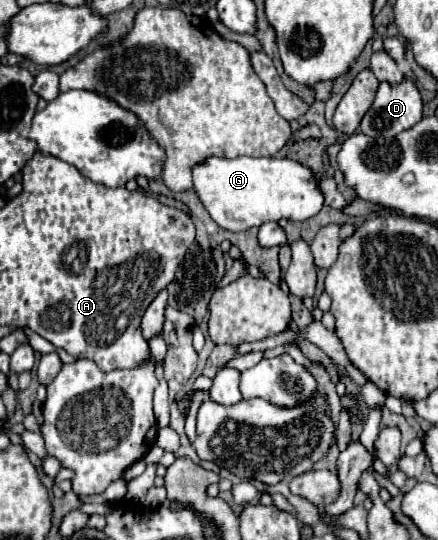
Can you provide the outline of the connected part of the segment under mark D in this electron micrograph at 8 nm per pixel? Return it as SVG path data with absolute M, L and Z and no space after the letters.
M404 80L398 86L390 86L386 82L382 82L378 92L376 92L374 104L364 114L358 130L370 138L394 138L396 134L412 128L420 120L422 120L422 98L420 98L416 84L410 80Z

